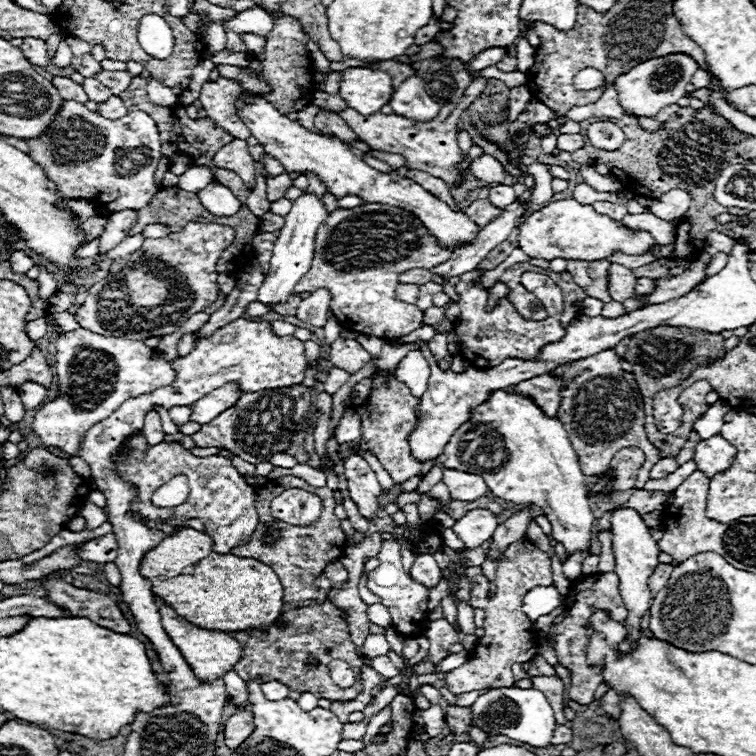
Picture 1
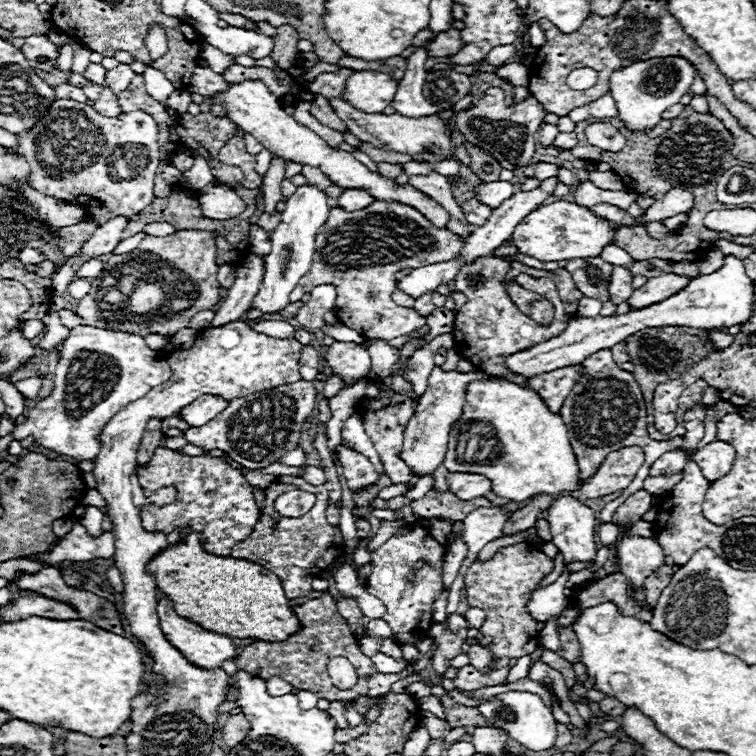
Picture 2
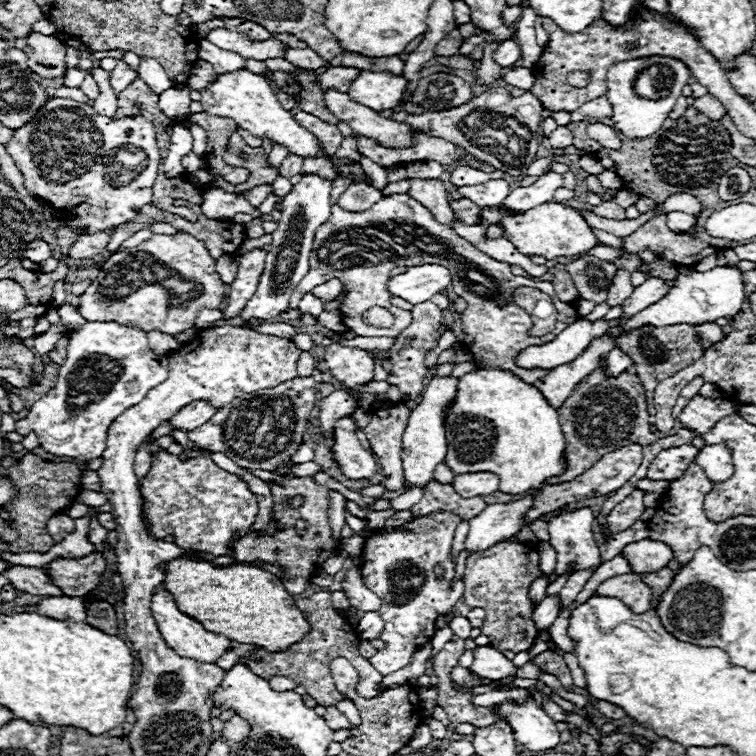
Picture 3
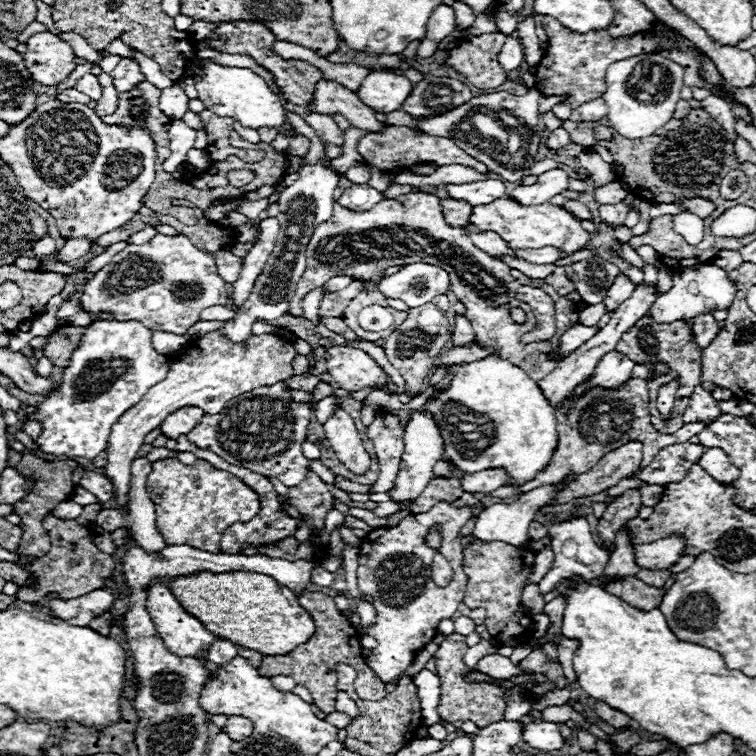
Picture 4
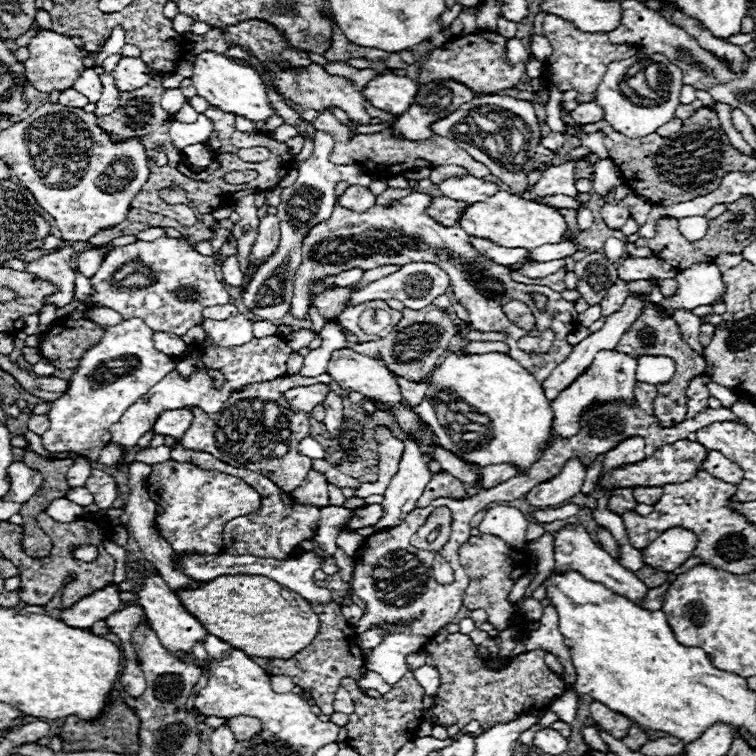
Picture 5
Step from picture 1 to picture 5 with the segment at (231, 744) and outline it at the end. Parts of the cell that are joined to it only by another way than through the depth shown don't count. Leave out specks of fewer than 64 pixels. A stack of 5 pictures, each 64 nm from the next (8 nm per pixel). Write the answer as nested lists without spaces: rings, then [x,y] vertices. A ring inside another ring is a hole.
[[[236,716],[236,718],[230,718],[228,720],[228,726],[232,728],[236,740],[250,740],[252,736],[260,734],[260,720],[252,718],[252,716]]]

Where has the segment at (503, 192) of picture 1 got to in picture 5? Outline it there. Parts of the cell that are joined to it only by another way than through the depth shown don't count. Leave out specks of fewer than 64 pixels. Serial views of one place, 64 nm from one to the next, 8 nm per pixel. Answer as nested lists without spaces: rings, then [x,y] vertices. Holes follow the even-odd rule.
[[[462,176],[462,178],[446,178],[438,184],[442,196],[452,200],[462,200],[466,204],[474,204],[480,200],[486,200],[494,192],[498,192],[498,186],[492,182],[484,182],[474,176]]]

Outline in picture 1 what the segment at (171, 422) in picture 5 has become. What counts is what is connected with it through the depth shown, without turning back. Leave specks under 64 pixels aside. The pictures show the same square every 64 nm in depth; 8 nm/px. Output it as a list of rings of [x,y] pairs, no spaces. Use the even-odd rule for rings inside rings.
[[[226,384],[224,388],[218,388],[216,392],[210,392],[208,396],[202,396],[200,400],[196,400],[196,404],[190,406],[192,408],[190,422],[196,422],[200,426],[208,424],[220,412],[224,412],[226,408],[236,404],[238,398],[240,398],[240,392],[236,390],[236,384]]]

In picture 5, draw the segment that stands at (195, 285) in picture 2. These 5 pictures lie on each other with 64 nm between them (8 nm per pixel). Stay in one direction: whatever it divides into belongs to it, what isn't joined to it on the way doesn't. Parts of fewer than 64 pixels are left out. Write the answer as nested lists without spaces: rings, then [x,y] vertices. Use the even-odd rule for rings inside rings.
[[[158,238],[154,242],[134,242],[114,248],[90,278],[90,284],[96,290],[92,306],[106,306],[116,310],[124,320],[142,318],[154,332],[170,332],[176,336],[186,334],[192,326],[202,324],[202,310],[216,304],[228,304],[230,298],[224,290],[224,284],[216,280],[212,256],[202,256],[192,250],[184,240],[176,238]]]

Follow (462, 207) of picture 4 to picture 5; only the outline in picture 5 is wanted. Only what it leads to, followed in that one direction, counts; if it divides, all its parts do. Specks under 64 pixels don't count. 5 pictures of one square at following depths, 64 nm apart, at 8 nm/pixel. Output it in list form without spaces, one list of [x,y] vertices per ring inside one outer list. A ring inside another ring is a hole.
[[[440,196],[440,198],[432,200],[432,208],[428,208],[428,216],[432,216],[434,220],[440,220],[440,224],[444,224],[444,226],[452,226],[452,224],[458,224],[464,208],[466,208],[464,202],[448,200],[448,198]]]

